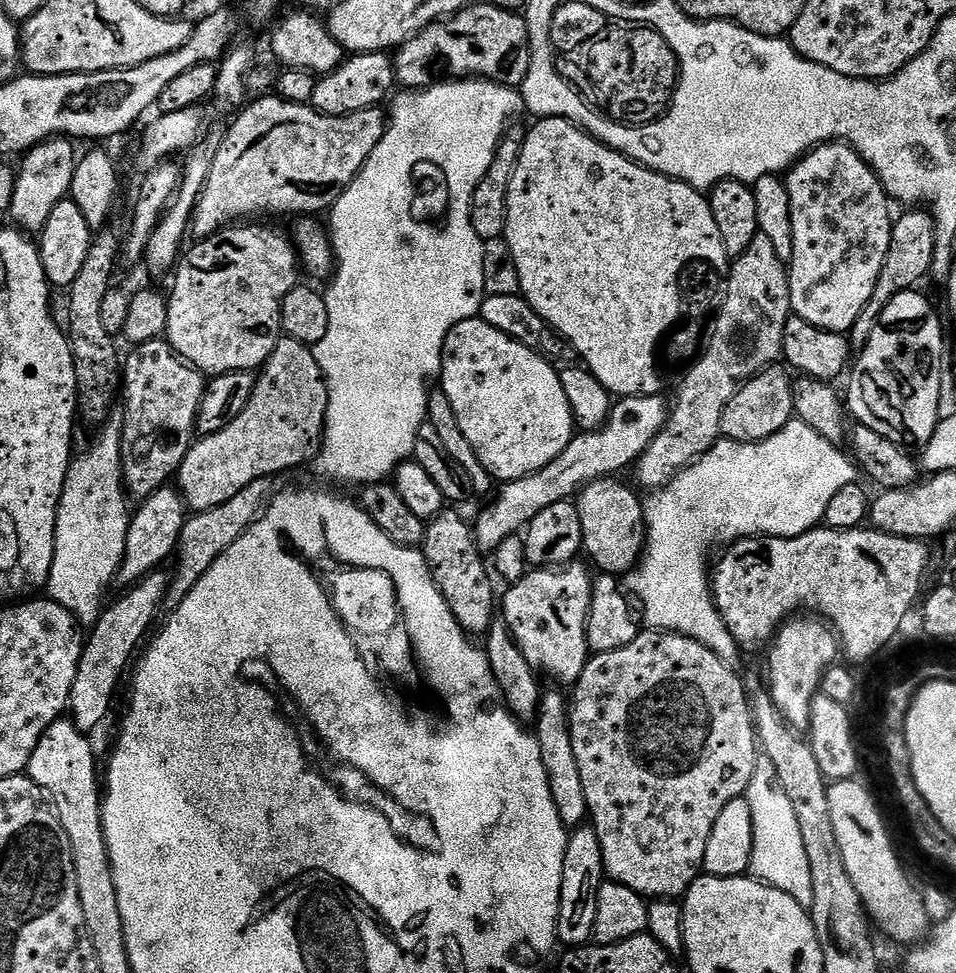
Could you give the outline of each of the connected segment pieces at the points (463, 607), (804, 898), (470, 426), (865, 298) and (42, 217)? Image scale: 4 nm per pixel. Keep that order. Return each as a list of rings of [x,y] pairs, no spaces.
[[[451,510],[440,512],[427,521],[422,551],[442,598],[446,598],[454,618],[458,618],[458,626],[462,626],[469,637],[483,637],[497,619],[498,592],[496,596],[496,588],[492,585],[494,576],[486,563],[485,553],[476,545],[473,525]]]
[[[767,758],[757,759],[746,799],[754,822],[751,875],[762,884],[790,894],[790,898],[800,904],[811,905],[814,886],[810,883],[810,858],[806,858],[806,846],[802,846],[802,834],[798,830],[798,817],[794,815],[794,806],[790,806],[790,798],[786,798],[786,790],[782,790],[782,782],[778,782],[774,762]]]
[[[482,319],[458,322],[458,326],[450,330],[438,383],[446,398],[450,398],[450,406],[454,406],[462,434],[466,434],[470,446],[474,446],[478,462],[482,462],[482,466],[492,473],[493,481],[526,478],[550,466],[550,462],[554,462],[554,458],[570,446],[572,437],[578,431],[570,402],[566,402],[566,390],[562,390],[559,371],[535,348],[522,346],[522,342],[502,334],[502,330],[494,330],[494,326]]]
[[[843,142],[819,144],[811,152],[801,156],[788,169],[786,183],[790,194],[790,222],[794,226],[794,254],[788,264],[788,285],[790,286],[790,298],[792,299],[792,312],[822,330],[845,334],[851,333],[854,322],[858,322],[858,314],[862,314],[866,302],[870,302],[870,294],[874,294],[874,286],[878,286],[878,274],[882,274],[882,266],[886,262],[886,254],[890,250],[890,238],[892,237],[892,225],[894,223],[894,212],[888,209],[890,197],[867,162],[850,145]]]
[[[68,138],[44,140],[23,153],[20,168],[15,169],[14,194],[8,211],[11,223],[28,234],[38,234],[46,226],[58,202],[69,199],[78,159],[77,145]]]

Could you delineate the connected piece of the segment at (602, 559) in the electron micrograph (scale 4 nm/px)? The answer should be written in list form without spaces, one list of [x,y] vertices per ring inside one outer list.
[[[616,478],[595,480],[593,484],[580,489],[574,503],[582,522],[583,555],[592,559],[593,569],[600,568],[596,570],[620,578],[639,564],[644,554],[646,529],[644,500],[618,481]]]

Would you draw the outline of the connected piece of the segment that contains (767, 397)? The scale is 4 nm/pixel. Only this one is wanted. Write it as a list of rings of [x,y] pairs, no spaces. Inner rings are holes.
[[[773,366],[744,381],[734,398],[730,398],[726,410],[722,410],[721,437],[743,444],[757,444],[785,428],[796,416],[794,380],[788,375],[787,367]]]

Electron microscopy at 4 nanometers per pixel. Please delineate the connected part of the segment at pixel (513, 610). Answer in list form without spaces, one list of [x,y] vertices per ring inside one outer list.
[[[573,562],[559,570],[529,571],[502,596],[502,623],[510,630],[514,642],[518,642],[526,662],[545,677],[561,680],[567,686],[576,685],[590,659],[588,615],[594,576],[585,568],[580,562]]]

